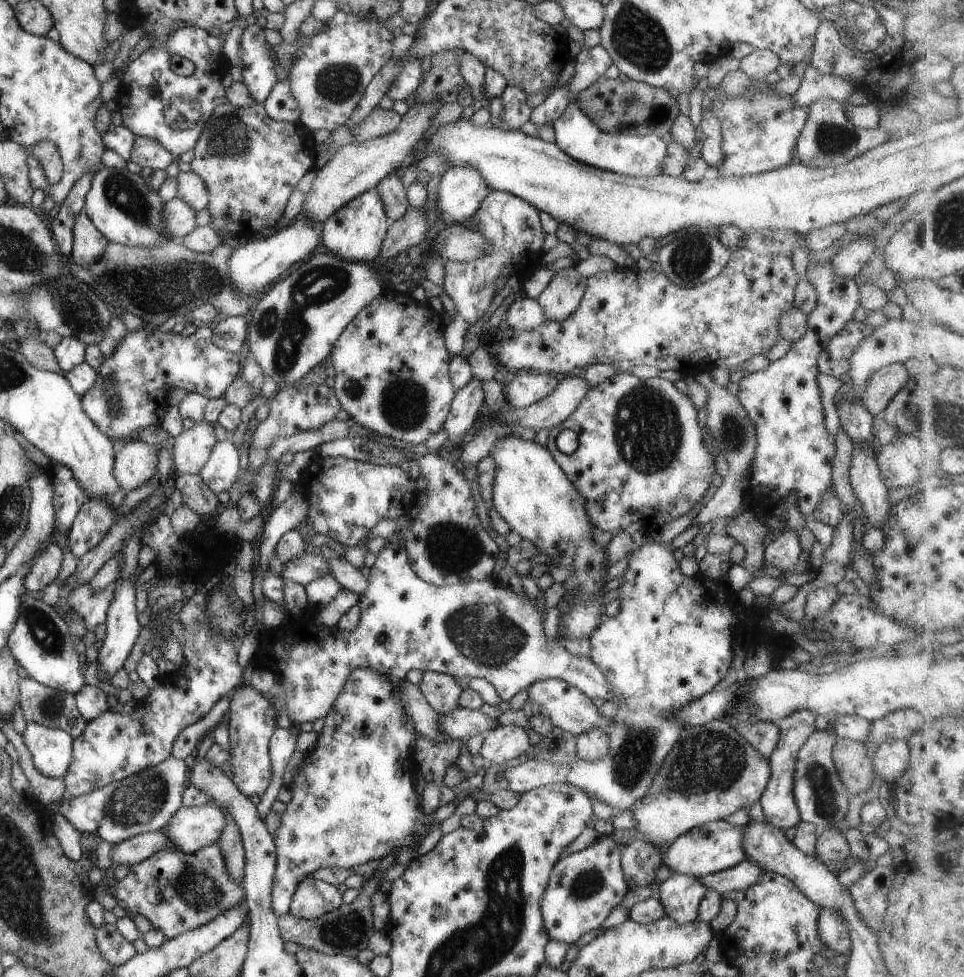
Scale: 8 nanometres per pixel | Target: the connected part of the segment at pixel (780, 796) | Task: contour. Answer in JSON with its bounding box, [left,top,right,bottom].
[760,710,816,831]

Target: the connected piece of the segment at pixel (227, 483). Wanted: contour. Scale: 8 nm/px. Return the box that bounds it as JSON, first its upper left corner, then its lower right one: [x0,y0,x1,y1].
[199,440,238,494]

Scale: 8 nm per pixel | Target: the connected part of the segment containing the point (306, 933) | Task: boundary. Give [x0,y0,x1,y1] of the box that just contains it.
[278,870,387,958]

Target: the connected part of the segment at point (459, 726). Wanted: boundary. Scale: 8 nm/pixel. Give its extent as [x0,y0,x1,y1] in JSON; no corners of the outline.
[438,707,499,742]

